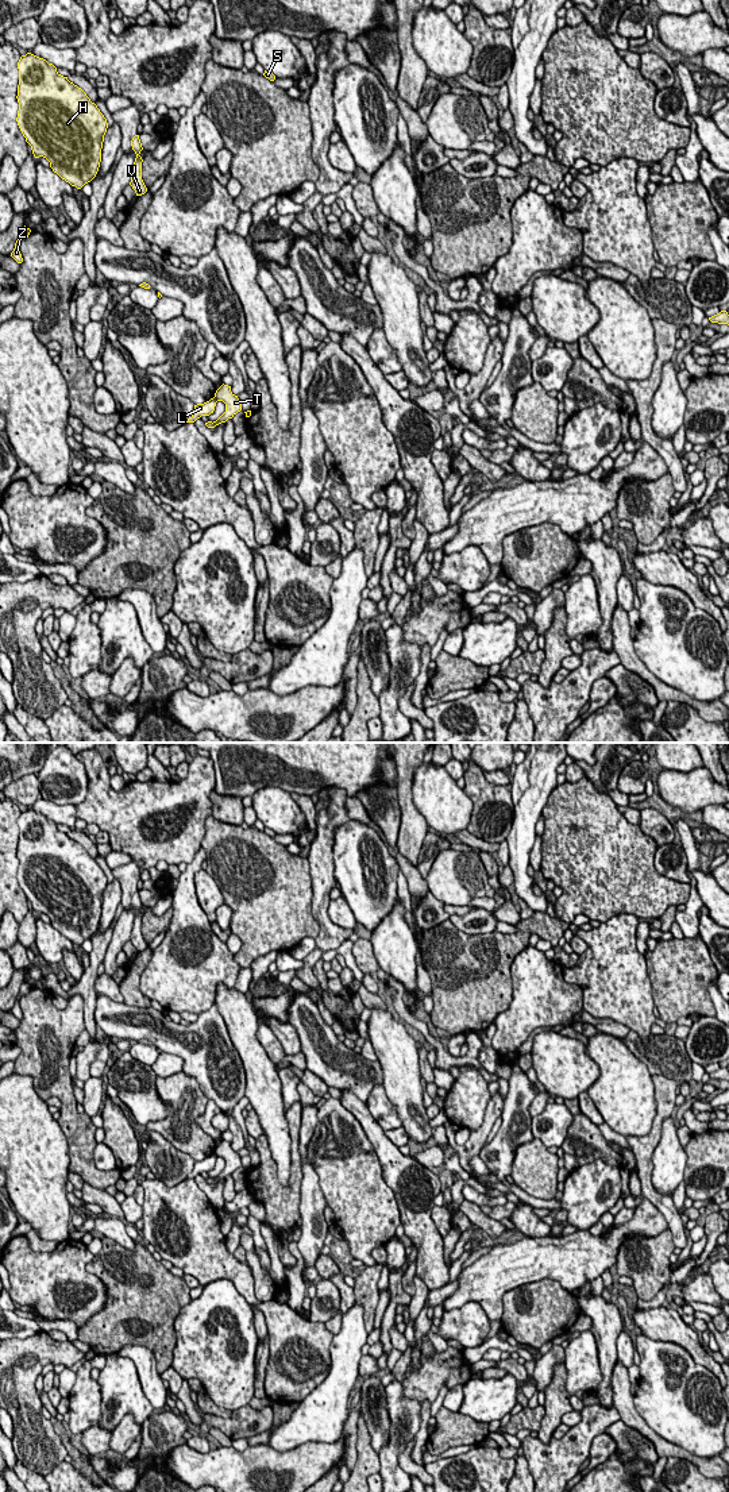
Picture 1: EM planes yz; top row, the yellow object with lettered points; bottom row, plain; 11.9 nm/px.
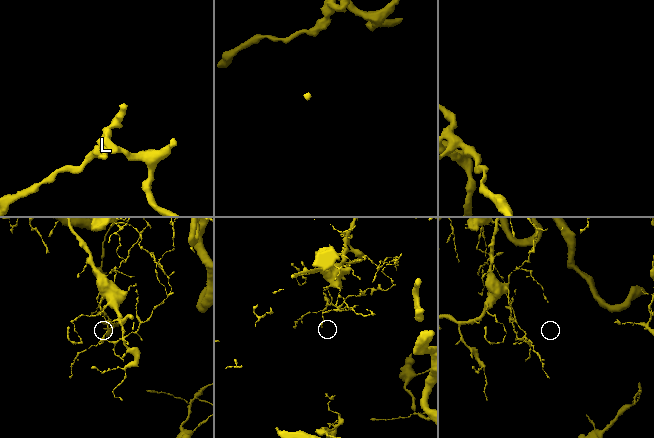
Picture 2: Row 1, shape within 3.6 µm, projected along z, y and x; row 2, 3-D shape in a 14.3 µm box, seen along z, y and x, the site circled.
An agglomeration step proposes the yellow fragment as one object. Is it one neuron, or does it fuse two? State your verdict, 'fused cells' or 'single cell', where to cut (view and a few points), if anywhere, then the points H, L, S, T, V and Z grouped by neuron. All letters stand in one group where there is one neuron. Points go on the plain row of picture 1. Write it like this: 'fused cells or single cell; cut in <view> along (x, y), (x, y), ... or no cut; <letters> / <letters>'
fused cells; cut in yz along (215, 1152), (218, 1156); H S T V Z / L

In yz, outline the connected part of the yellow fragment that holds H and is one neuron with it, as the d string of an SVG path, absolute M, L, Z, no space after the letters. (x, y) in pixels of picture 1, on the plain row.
M31 809L18 818L18 882L31 902L35 914L43 913L50 924L72 942L81 945L90 938L100 924L107 875L86 849L61 832L53 820Z

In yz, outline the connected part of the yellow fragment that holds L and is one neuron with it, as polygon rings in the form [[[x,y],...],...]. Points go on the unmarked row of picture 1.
[[[213,1153],[204,1160],[194,1161],[193,1171],[188,1175],[186,1179],[194,1179],[201,1172],[209,1172],[211,1169],[213,1169],[216,1158],[217,1156],[216,1153]]]

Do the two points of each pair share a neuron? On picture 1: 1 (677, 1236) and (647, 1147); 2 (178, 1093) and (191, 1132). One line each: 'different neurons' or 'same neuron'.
1: same neuron
2: same neuron

